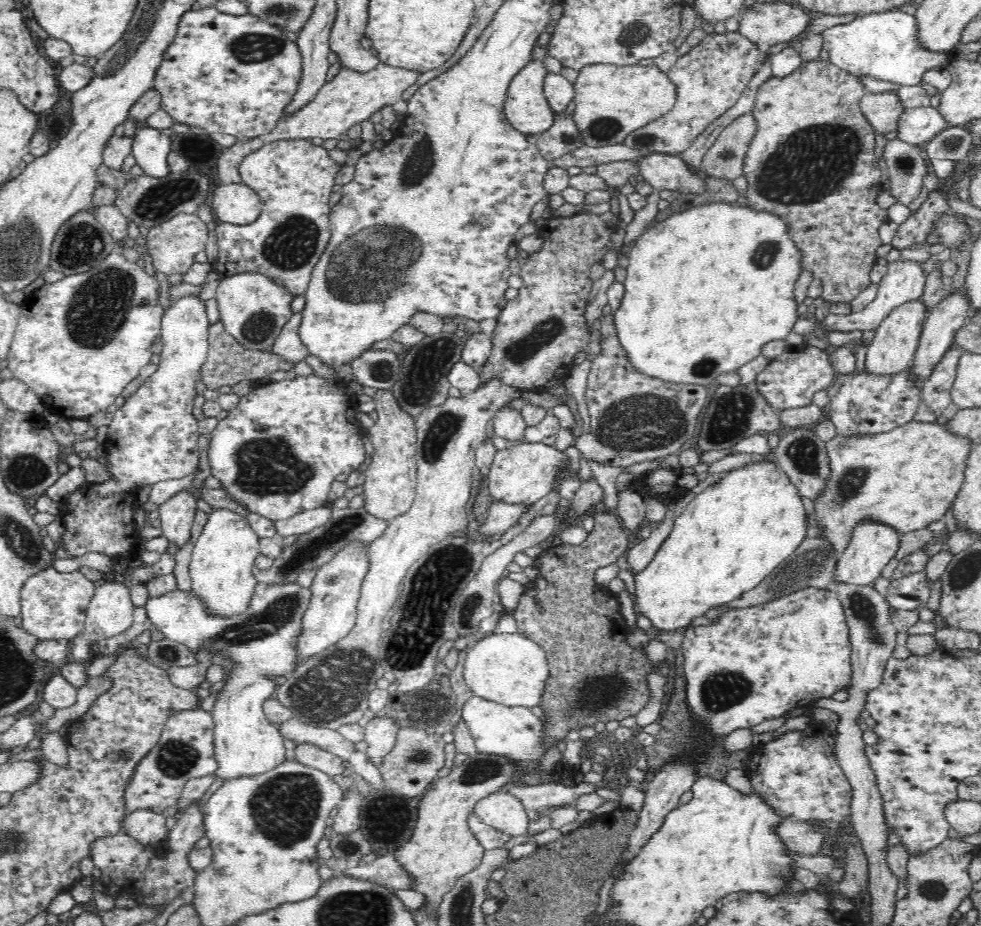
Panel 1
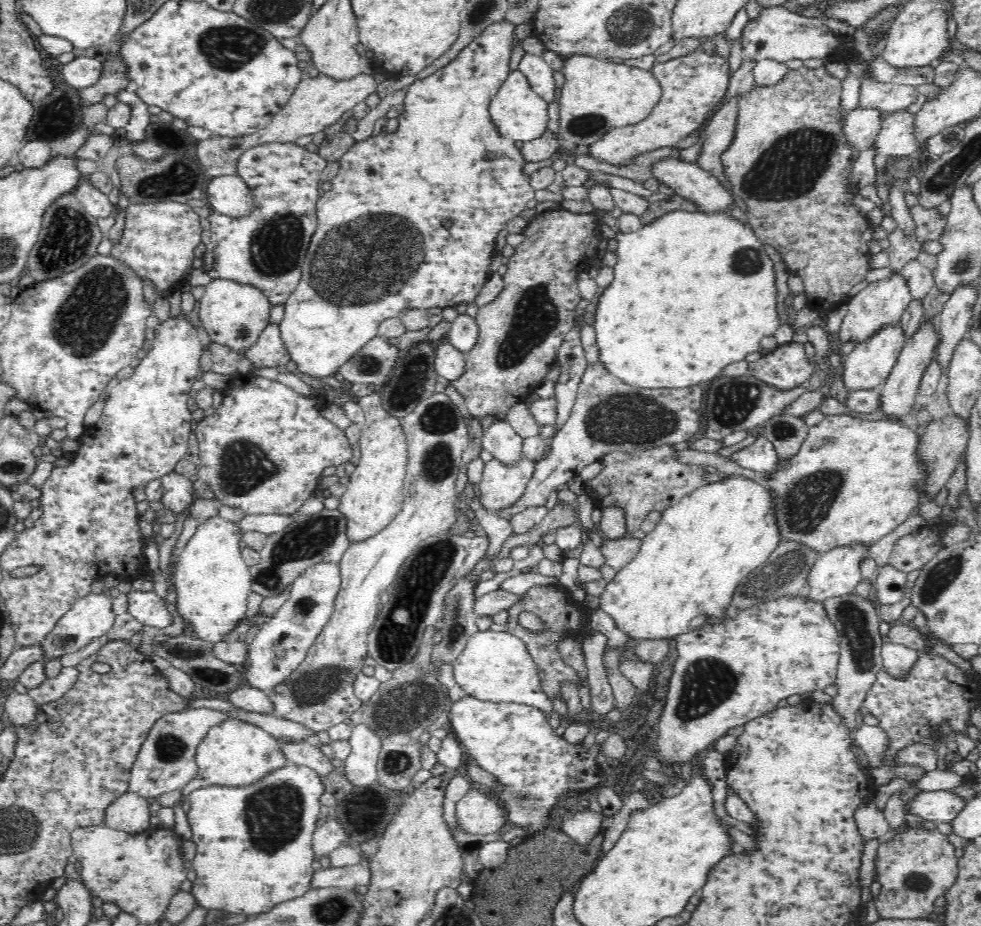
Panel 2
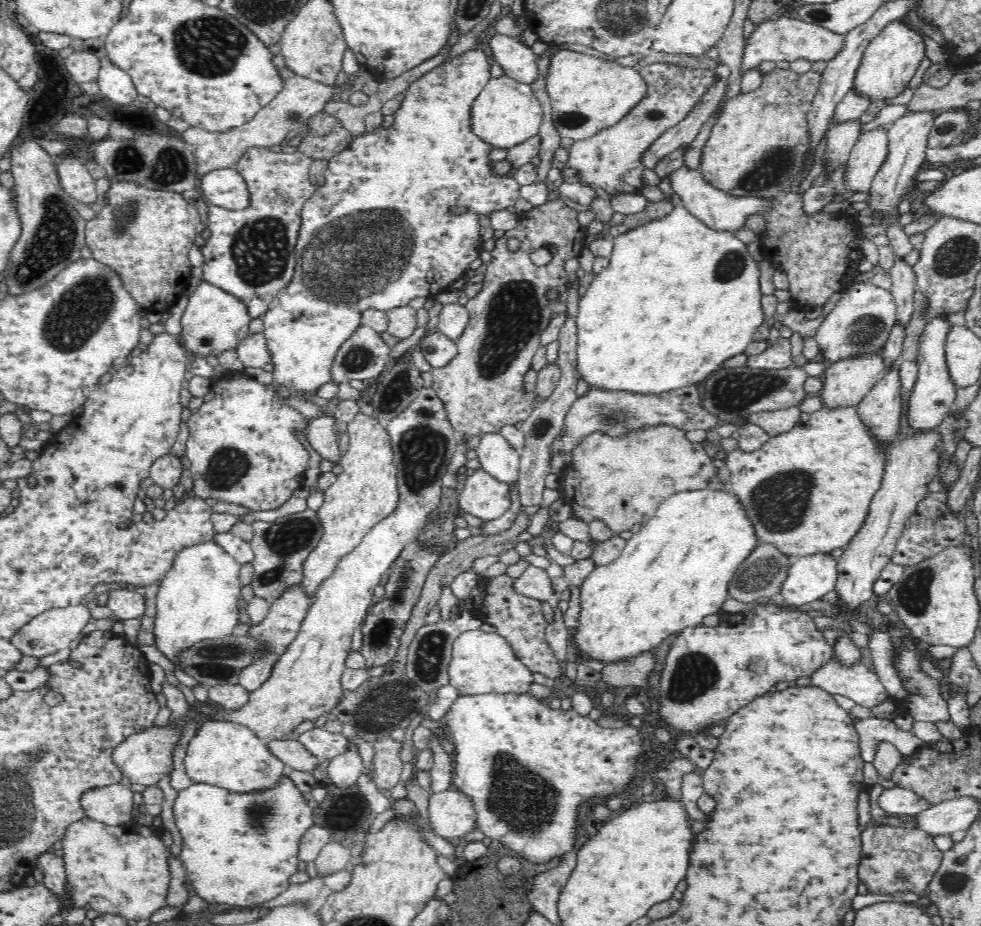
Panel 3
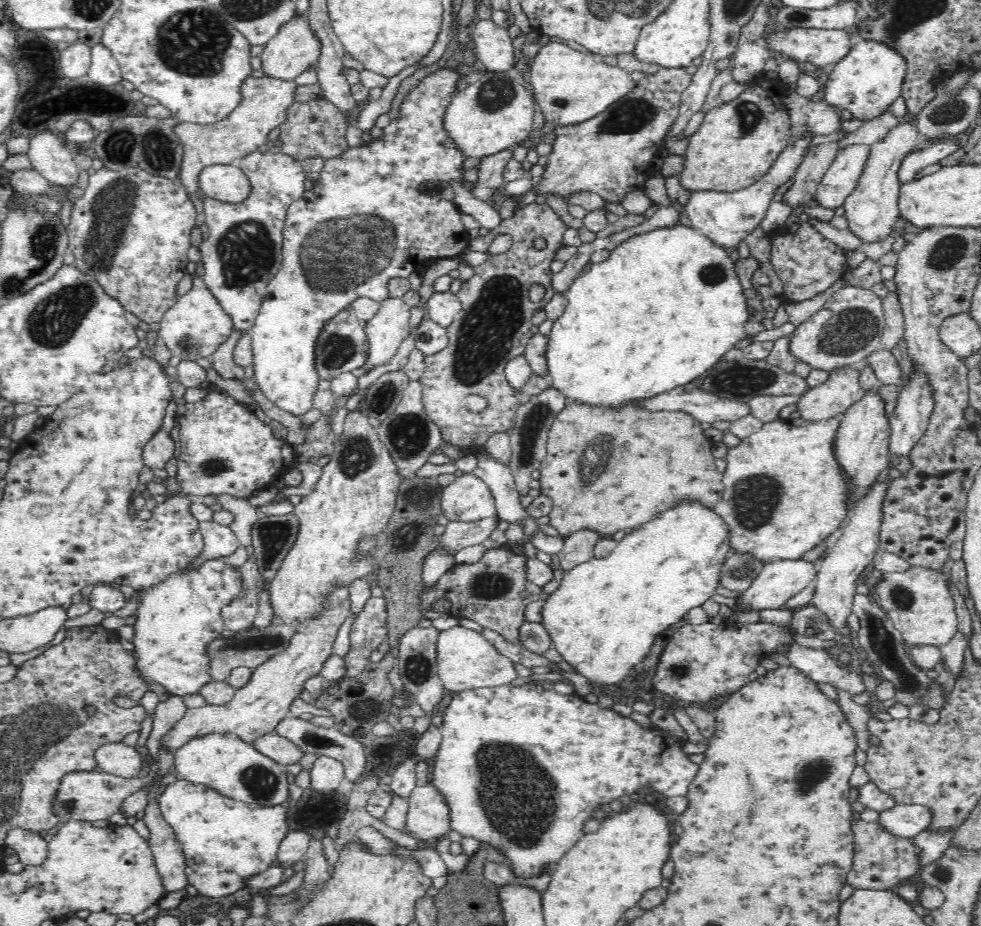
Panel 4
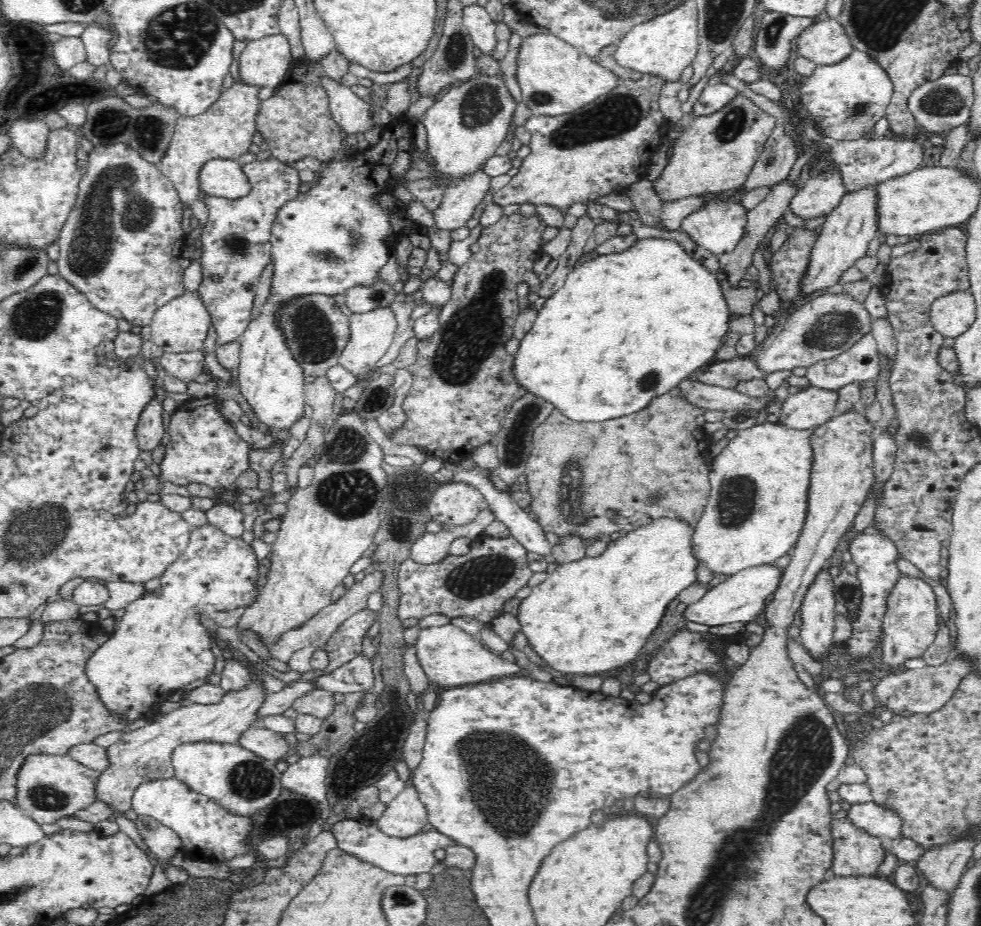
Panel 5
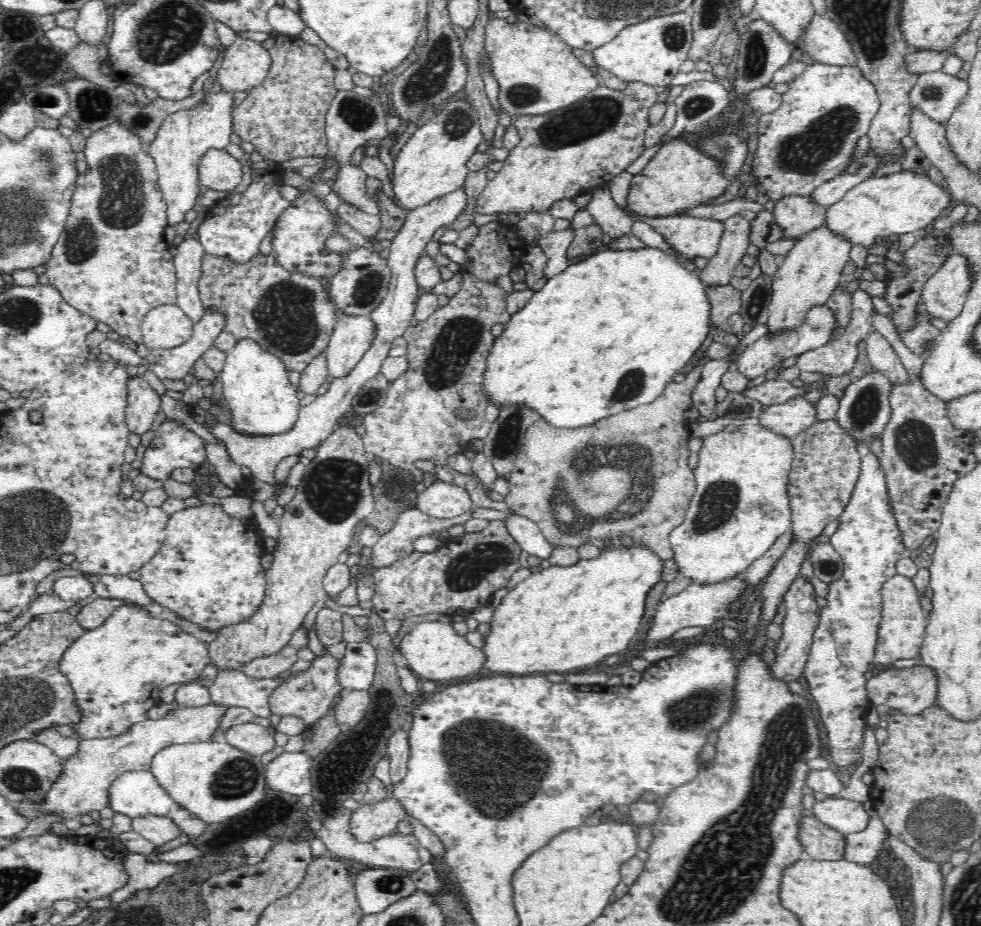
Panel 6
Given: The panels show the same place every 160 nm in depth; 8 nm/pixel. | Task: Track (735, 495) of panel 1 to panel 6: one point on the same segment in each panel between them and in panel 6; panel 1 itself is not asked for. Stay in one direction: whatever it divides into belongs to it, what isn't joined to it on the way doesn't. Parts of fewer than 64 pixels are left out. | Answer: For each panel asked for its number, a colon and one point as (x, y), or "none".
2: (684, 573)
3: (674, 571)
4: (604, 616)
5: (590, 616)
6: (559, 619)

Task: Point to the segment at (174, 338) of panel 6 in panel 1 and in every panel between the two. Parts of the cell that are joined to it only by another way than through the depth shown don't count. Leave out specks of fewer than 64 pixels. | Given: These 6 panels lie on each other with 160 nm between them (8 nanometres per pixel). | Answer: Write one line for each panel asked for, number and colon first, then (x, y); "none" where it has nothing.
1: (252, 309)
2: (233, 315)
3: (213, 321)
4: (193, 327)
5: (181, 325)

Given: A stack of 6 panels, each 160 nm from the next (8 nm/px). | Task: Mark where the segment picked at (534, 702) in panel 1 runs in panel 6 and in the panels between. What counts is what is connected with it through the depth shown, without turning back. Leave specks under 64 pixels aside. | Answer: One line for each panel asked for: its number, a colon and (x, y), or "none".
2: (495, 666)
3: (481, 662)
4: (464, 659)
5: (448, 656)
6: (434, 651)

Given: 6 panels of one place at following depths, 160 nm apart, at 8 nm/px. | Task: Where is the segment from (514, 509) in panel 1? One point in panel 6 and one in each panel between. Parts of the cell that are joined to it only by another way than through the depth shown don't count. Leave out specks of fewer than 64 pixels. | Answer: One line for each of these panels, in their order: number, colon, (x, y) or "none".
2: (607, 415)
3: (615, 412)
4: (705, 406)
5: (721, 398)
6: (778, 391)

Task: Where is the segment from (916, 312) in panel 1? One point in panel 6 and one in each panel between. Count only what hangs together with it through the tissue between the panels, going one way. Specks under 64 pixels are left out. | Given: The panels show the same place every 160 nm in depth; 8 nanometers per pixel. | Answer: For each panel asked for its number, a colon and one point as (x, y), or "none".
2: (866, 367)
3: (846, 382)
4: (833, 398)
5: (804, 409)
6: (787, 419)

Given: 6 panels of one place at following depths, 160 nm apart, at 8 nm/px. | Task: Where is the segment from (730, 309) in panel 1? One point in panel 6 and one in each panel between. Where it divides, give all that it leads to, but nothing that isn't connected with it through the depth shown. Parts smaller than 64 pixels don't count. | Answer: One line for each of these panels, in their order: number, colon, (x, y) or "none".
2: (691, 293)
3: (676, 300)
4: (663, 309)
5: (624, 328)
6: (607, 334)

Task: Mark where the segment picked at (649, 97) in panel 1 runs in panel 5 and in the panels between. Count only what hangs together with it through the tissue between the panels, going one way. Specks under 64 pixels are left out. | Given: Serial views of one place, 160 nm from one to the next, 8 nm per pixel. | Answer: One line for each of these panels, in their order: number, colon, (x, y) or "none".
2: (597, 95)
3: (587, 93)
4: (569, 86)
5: (554, 78)

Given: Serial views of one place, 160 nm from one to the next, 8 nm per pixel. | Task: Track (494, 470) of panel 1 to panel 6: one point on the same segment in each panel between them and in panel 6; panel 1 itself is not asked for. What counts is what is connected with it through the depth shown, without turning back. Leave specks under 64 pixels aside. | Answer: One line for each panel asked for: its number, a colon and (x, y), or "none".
2: (500, 487)
3: (479, 495)
4: (467, 499)
5: (457, 503)
6: (441, 500)

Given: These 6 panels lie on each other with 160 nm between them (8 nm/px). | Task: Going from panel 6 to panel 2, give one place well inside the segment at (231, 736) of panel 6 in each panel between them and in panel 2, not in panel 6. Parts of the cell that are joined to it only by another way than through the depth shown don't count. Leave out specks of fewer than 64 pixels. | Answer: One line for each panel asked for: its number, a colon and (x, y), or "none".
2: (300, 753)
3: (290, 752)
4: (280, 749)
5: (263, 742)

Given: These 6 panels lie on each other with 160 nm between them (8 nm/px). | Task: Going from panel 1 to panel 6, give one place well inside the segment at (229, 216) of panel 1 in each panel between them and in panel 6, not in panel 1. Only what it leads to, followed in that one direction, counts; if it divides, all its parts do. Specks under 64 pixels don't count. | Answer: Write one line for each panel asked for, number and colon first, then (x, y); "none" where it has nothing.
2: (228, 195)
3: (225, 188)
4: (226, 182)
5: (220, 177)
6: (217, 170)

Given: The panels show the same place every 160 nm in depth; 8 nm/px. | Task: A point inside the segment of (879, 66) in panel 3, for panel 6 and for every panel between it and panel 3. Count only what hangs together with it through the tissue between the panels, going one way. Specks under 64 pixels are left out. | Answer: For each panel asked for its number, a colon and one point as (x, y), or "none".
4: (865, 83)
5: (844, 101)
6: (809, 138)

